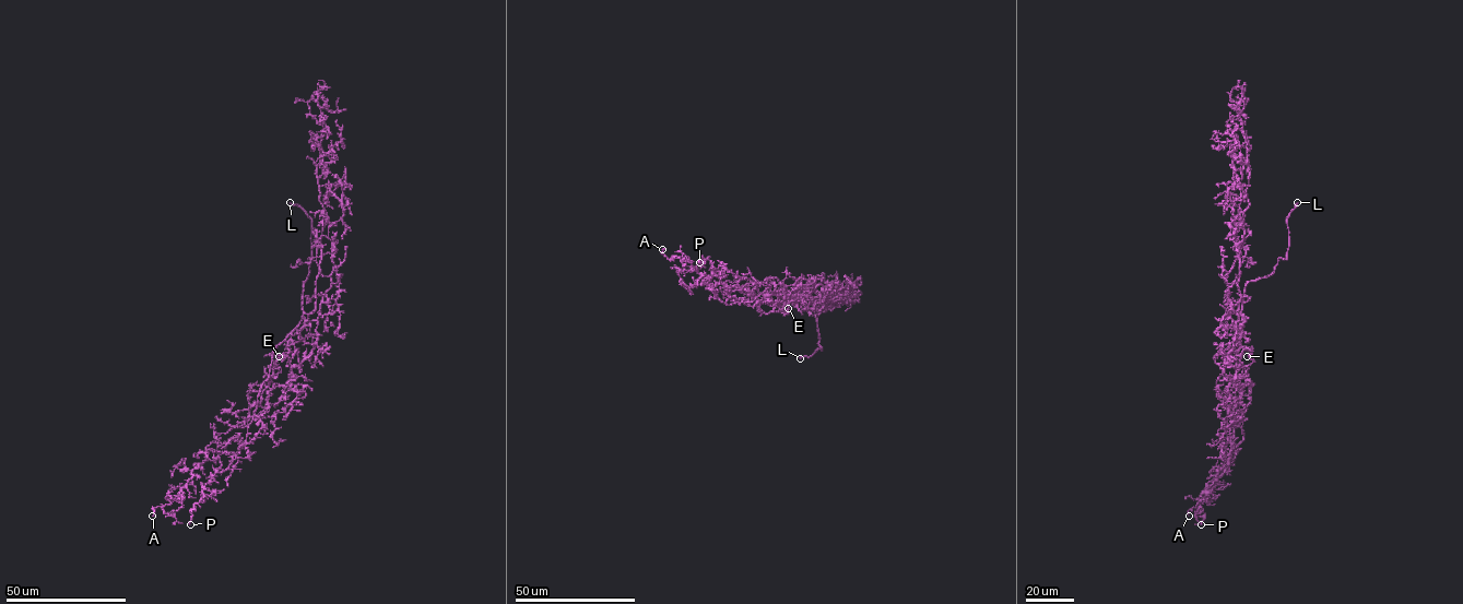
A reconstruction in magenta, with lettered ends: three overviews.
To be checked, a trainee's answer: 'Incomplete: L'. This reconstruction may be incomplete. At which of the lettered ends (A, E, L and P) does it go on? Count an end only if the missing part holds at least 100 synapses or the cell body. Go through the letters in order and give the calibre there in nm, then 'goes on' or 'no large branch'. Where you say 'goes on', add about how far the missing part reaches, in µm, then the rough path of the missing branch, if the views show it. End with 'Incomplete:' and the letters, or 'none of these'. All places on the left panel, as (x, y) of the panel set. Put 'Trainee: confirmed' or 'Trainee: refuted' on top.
Trainee: confirmed
A: calibre 180 nm; no large branch
E: calibre 110 nm; no large branch
L: calibre 240 nm; goes on; missing 10 µm; course (290, 202), (298, 198), (307, 211)
P: calibre 100 nm; no large branch
Incomplete: L

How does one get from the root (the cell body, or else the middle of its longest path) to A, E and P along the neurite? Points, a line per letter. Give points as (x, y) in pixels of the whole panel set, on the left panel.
A: (293, 331), (272, 355), (251, 422), (221, 433), (181, 488), (181, 506), (172, 516), (155, 507), (152, 516)
E: (293, 331), (272, 355), (256, 418), (268, 406), (274, 350), (279, 356)
P: (293, 331), (272, 355), (251, 422), (216, 437), (221, 466), (202, 490), (203, 501), (193, 504), (190, 524)

